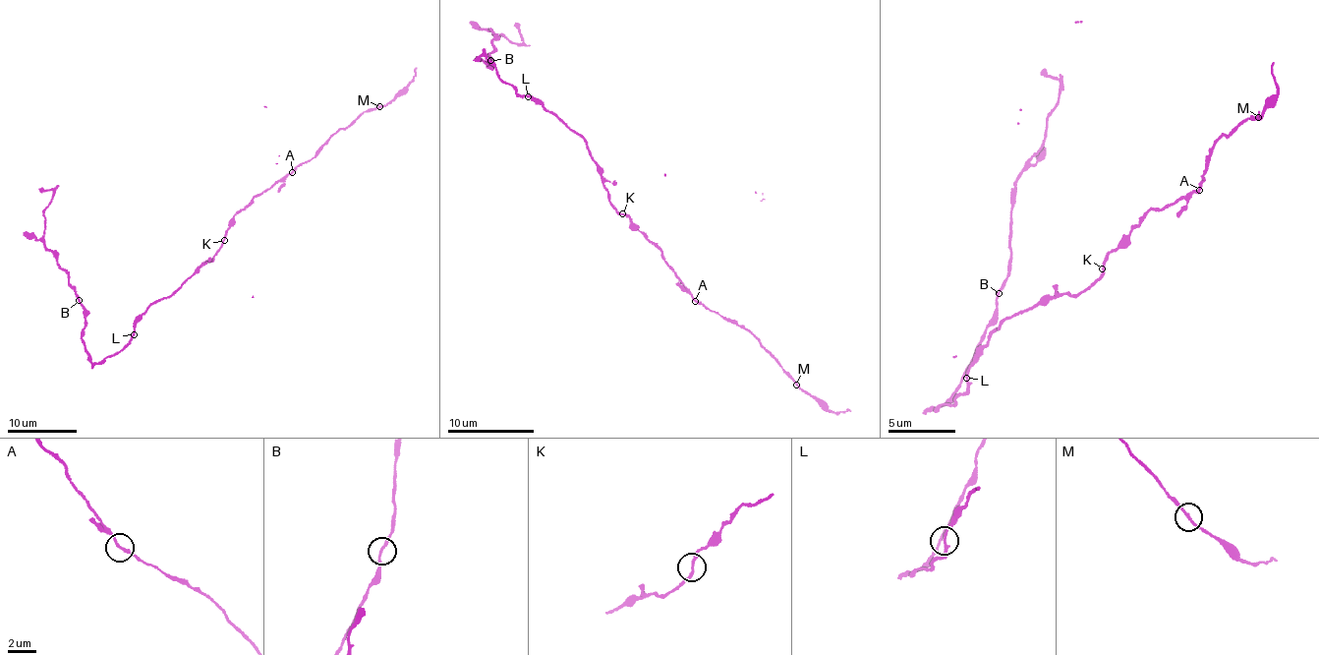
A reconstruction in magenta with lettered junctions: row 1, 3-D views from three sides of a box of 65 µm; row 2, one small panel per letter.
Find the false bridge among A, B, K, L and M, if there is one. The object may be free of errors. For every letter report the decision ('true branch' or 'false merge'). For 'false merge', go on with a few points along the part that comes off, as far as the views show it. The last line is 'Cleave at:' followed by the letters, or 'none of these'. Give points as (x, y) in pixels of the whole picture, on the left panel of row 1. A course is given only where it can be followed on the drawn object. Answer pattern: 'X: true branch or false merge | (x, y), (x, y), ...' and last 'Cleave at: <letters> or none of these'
A: true branch
B: true branch
K: true branch
L: true branch
M: true branch
Cleave at: none of these

